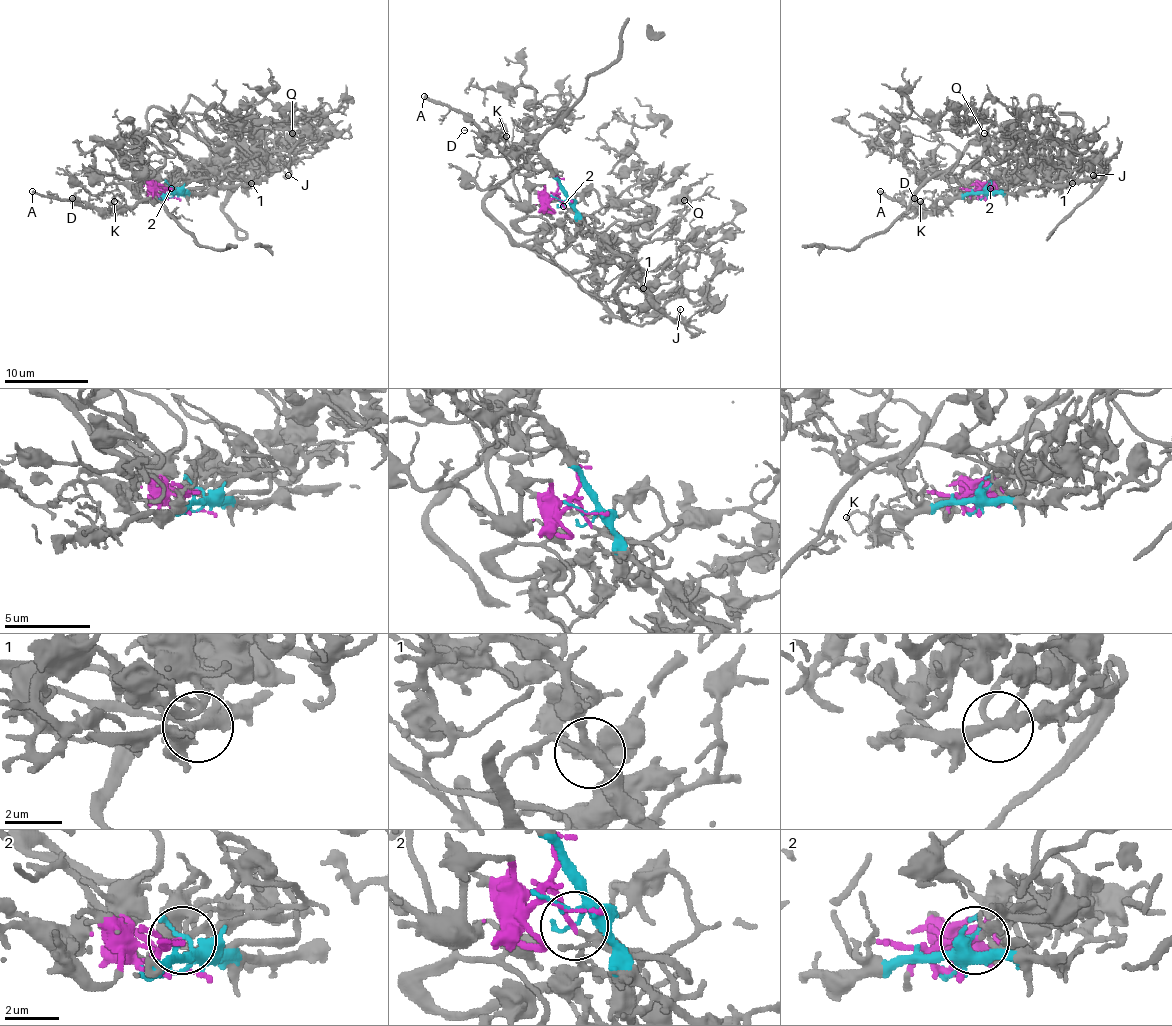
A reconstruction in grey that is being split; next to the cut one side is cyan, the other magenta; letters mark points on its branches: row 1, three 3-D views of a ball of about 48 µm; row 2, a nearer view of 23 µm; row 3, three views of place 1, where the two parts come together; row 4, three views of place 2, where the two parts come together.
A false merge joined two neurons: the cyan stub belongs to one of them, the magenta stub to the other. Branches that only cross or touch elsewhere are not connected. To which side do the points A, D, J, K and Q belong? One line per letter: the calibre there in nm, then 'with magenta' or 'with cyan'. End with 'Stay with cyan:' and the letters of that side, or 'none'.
A: 240 nm thick; with cyan
D: 80 nm thick; with cyan
J: 110 nm thick; with cyan
K: 100 nm thick; with cyan
Q: 110 nm thick; with magenta
Stay with cyan: A, D, J, K

